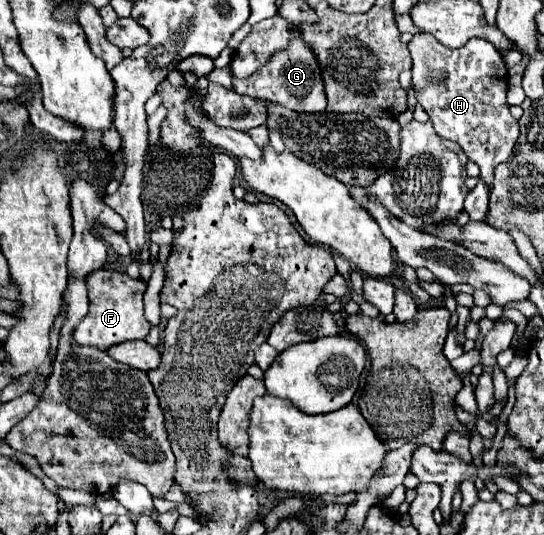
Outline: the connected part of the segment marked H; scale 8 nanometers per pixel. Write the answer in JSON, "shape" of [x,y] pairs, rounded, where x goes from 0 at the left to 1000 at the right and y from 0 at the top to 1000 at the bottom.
{"shape":[[[763,64],[752,79],[759,108],[759,164],[767,191],[789,213],[789,224],[814,258],[847,273],[866,303],[884,314],[888,340],[903,351],[914,307],[939,295],[954,258],[954,232],[936,209],[928,187],[928,116],[917,93],[888,75],[866,71],[844,93],[822,93],[792,64]]]}

